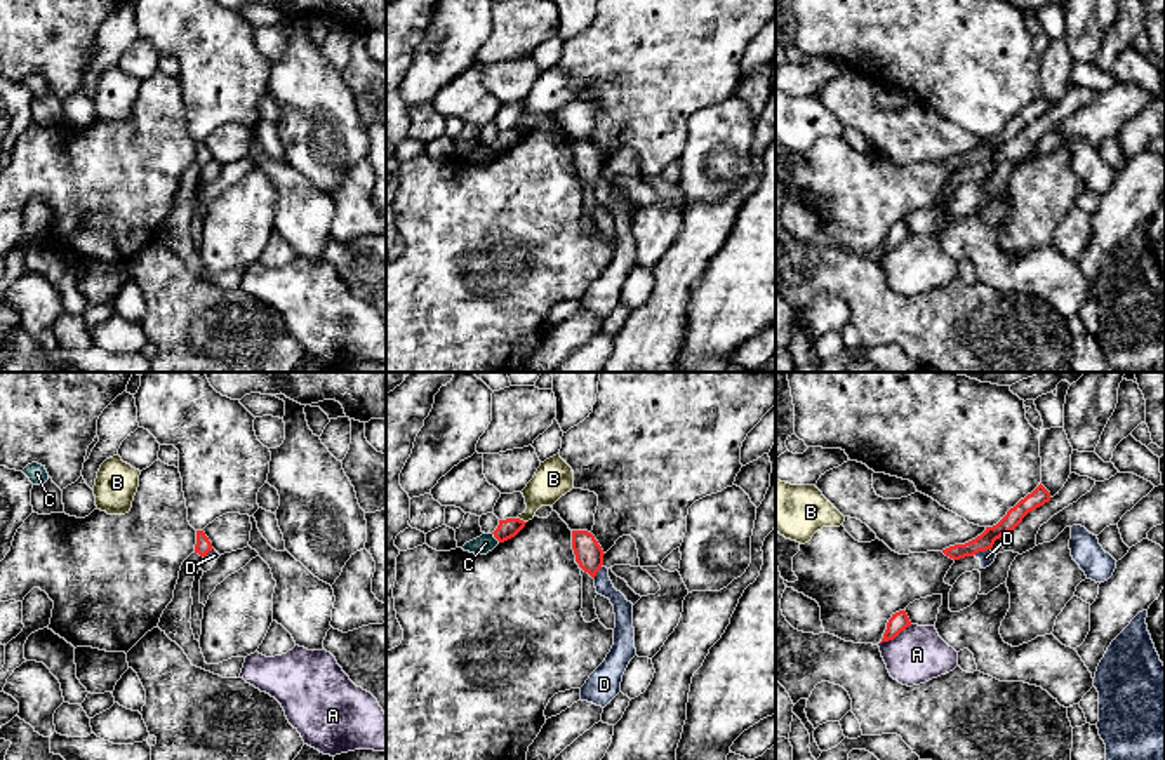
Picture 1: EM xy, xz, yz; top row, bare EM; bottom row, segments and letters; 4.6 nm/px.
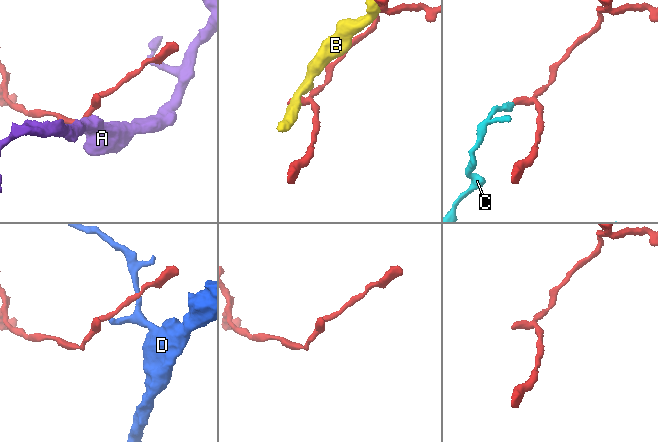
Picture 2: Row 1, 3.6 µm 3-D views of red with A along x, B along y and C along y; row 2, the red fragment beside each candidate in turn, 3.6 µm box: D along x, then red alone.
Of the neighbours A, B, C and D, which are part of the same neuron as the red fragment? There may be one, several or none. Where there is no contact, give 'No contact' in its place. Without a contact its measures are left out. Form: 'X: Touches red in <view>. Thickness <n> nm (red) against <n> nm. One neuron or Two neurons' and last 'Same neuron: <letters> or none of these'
A: Touches red in yz. Thickness 90 nm (red) against 260 nm. Two neurons
B: Touches red in xz. Thickness 90 nm (red) against 180 nm. Two neurons
C: Touches red in xz. Thickness 90 nm (red) against 90 nm. Two neurons
D: Touches red in yz. Thickness 80 nm (red) against 70 nm. Two neurons
Same neuron: none of these

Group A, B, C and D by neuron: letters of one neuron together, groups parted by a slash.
A / B / C / D

